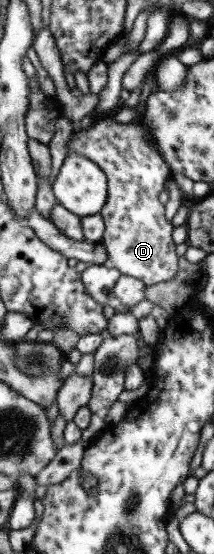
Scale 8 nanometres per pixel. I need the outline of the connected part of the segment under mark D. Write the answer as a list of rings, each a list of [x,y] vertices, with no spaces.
[[[106,116],[97,120],[88,129],[80,129],[70,136],[66,142],[66,155],[78,153],[88,157],[104,172],[107,181],[106,202],[100,210],[103,221],[104,233],[100,239],[101,244],[108,254],[108,265],[116,269],[119,274],[134,277],[142,281],[143,285],[150,286],[156,283],[169,281],[174,278],[178,269],[178,255],[176,245],[172,241],[172,224],[164,217],[164,207],[158,200],[158,193],[164,190],[168,177],[172,171],[160,156],[150,132],[144,128],[140,121],[119,123],[114,116]]]

